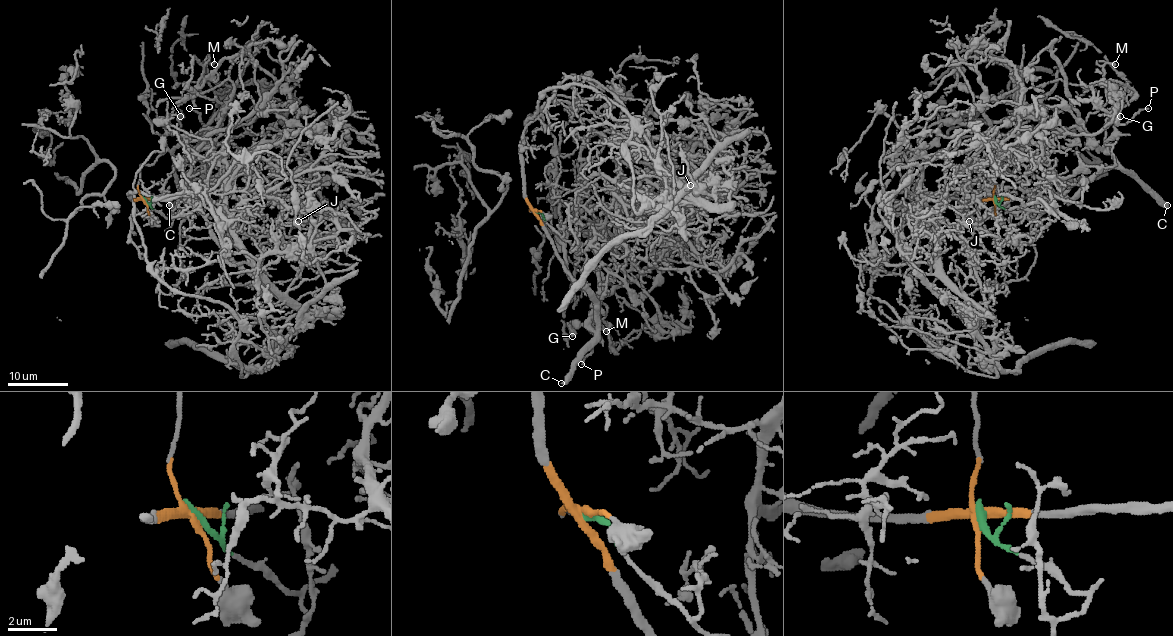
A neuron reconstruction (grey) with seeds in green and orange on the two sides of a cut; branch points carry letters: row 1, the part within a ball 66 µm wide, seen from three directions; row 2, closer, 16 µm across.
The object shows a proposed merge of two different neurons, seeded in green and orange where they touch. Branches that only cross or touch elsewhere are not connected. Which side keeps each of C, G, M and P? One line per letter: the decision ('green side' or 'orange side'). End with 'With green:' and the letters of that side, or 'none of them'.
C: orange side
G: orange side
M: orange side
P: orange side
With green: none of them

